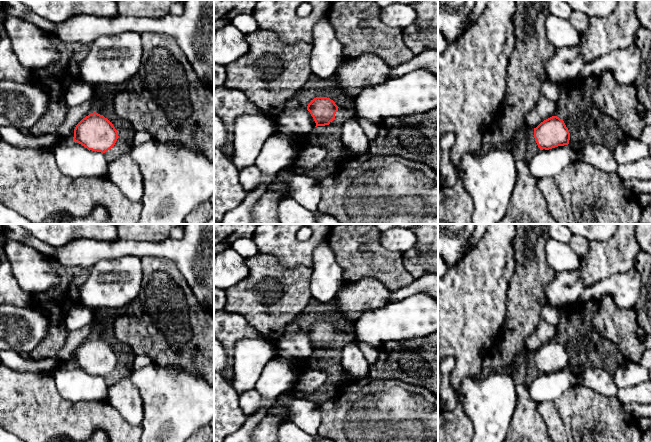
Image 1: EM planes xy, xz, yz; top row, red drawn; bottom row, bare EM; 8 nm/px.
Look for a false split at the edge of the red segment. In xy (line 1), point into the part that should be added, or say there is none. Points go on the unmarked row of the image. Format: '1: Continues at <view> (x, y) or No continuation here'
1: No continuation here

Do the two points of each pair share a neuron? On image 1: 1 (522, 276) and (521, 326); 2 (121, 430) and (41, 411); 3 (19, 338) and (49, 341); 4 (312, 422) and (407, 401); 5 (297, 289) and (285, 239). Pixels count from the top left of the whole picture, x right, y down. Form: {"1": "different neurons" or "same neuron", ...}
{"1": "same neuron", "2": "same neuron", "3": "different neurons", "4": "different neurons", "5": "different neurons"}

